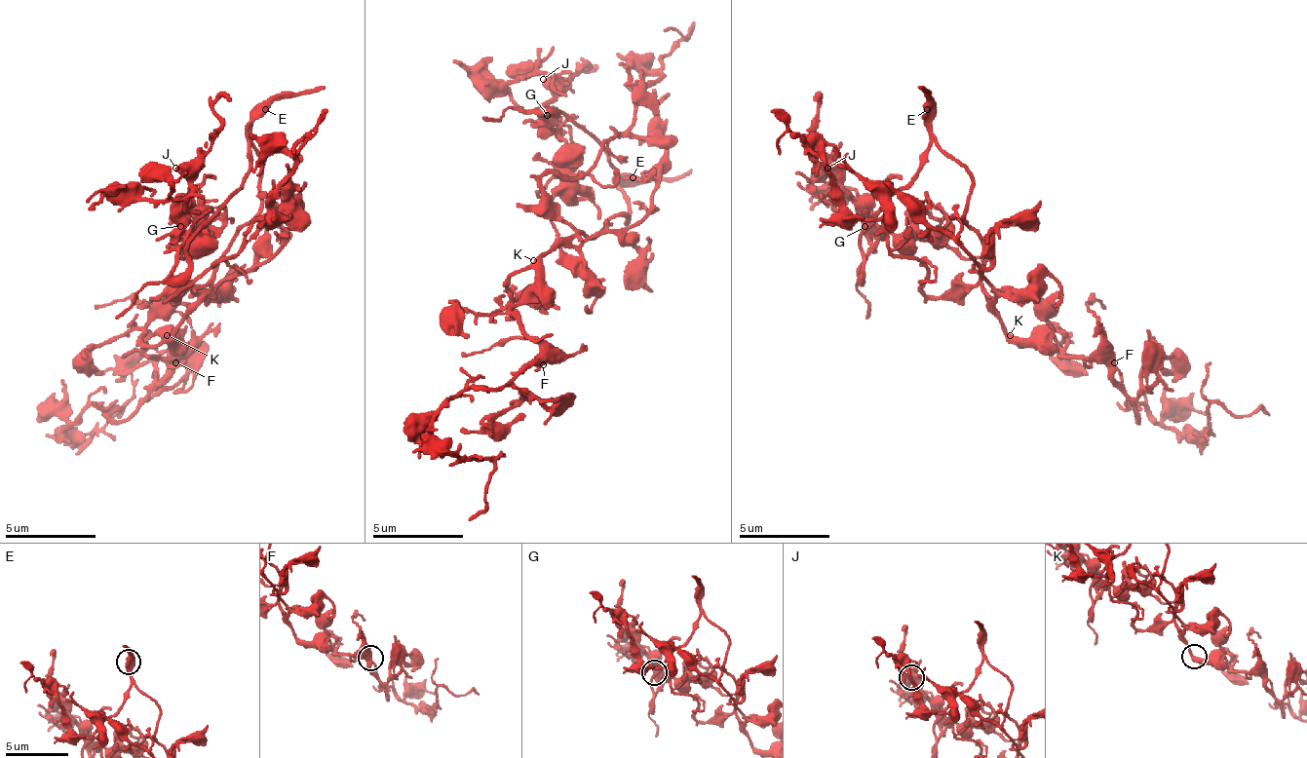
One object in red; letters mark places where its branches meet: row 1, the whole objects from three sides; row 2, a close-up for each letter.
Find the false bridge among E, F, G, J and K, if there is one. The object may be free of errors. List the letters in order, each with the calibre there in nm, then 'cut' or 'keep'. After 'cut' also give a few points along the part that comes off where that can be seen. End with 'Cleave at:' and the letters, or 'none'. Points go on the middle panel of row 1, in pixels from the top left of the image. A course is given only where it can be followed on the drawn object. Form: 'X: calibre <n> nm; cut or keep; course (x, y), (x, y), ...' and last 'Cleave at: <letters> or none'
E: calibre 480 nm; keep
F: calibre 600 nm; keep
G: calibre 480 nm; keep
J: calibre 650 nm; keep
K: calibre 280 nm; keep
Cleave at: none

